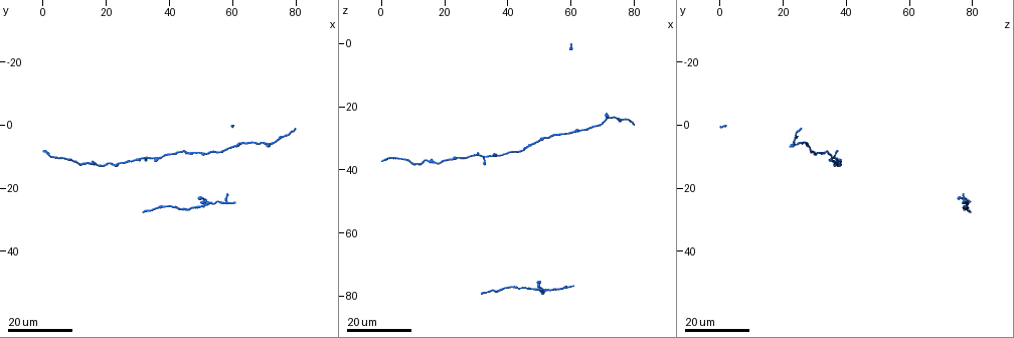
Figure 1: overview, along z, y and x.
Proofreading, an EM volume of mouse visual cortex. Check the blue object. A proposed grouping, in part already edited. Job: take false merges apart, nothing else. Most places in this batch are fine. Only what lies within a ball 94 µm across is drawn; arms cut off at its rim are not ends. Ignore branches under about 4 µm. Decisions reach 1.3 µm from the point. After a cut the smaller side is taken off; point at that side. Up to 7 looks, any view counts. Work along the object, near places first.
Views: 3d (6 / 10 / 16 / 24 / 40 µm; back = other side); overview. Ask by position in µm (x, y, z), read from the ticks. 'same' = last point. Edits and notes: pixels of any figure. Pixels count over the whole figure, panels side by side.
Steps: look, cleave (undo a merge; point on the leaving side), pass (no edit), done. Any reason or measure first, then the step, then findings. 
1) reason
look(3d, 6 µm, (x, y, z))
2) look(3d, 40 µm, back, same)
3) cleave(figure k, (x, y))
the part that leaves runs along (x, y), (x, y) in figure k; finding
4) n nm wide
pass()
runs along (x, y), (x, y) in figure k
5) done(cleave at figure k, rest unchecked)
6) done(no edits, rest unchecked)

a fork
look(3d, 24 µm, (32.5, 10.0, 36.0))

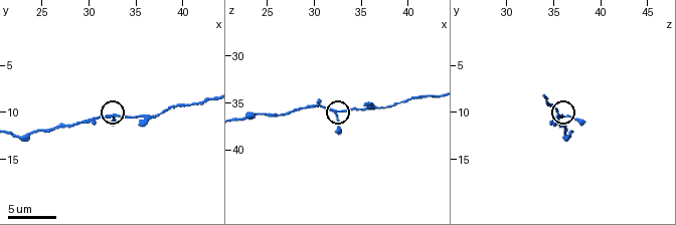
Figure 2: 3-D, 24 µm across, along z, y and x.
closer look
look(3d, 6 µm, (32.2, 10.2, 36.0))

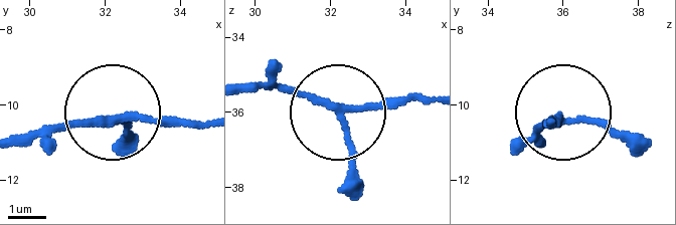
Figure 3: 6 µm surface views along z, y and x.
side arm 39 µm
pass()
runs along (433, 96), (330, 109), (257, 86) in figure 3; all the same neuron

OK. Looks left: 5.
sudden change in width
look(3d, 6 µm, (22.2, 12.4, 36.8))

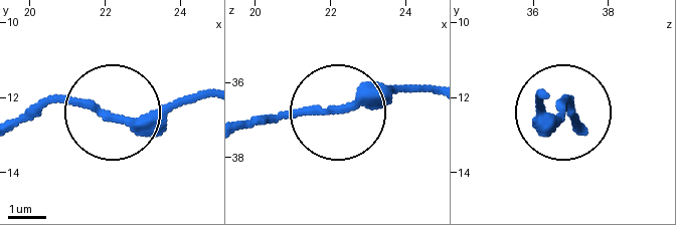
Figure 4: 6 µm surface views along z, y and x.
pass()
runs along (427, 88), (398, 85), (331, 115), (247, 121) in figure 4; one neuron here

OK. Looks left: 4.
thick turns thin
look(3d, 24 µm, (15.0, 11.5, 37.5))

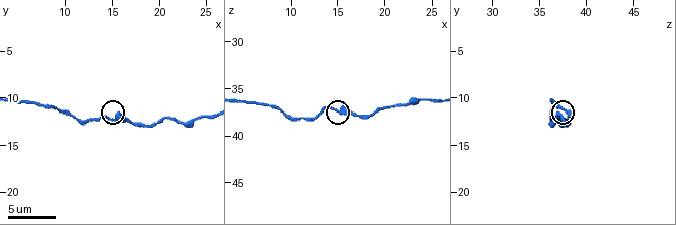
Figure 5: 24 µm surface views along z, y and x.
look(3d, 6 µm, (15.2, 12.2, 37.2))

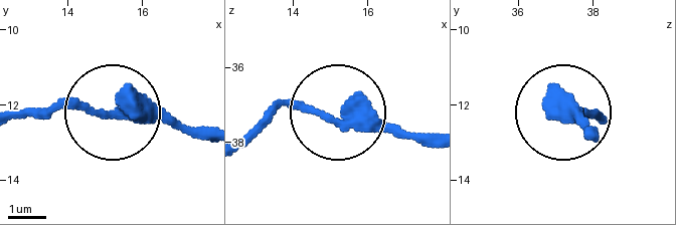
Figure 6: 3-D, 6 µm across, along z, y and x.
pass()
runs along (204, 130), (79, 100), (35, 110) in figure 6; one neuron here

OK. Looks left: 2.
sudden change in width
look(3d, 24 µm, (62.5, 6.0, 28.0))

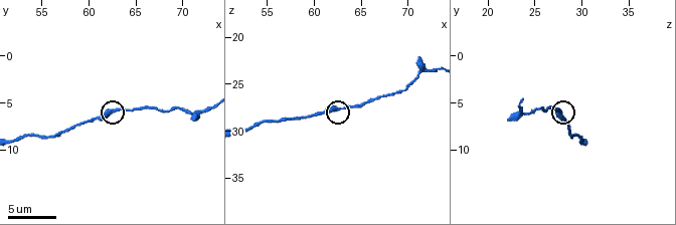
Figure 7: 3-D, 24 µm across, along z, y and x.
closer look
look(3d, 10 µm, (62.6, 6.0, 27.6))

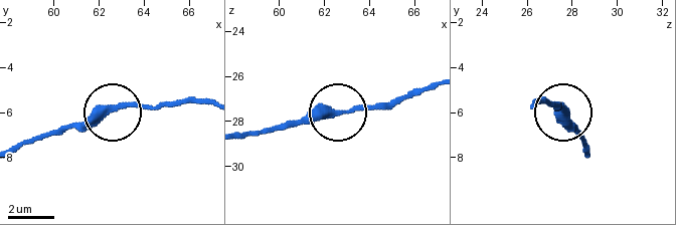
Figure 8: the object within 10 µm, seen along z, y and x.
pass()
runs along (17, 151), (51, 136), (92, 128), (127, 106), (176, 106) in figure 8; one neuron here

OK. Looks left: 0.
done(no edits, rest unchecked)

